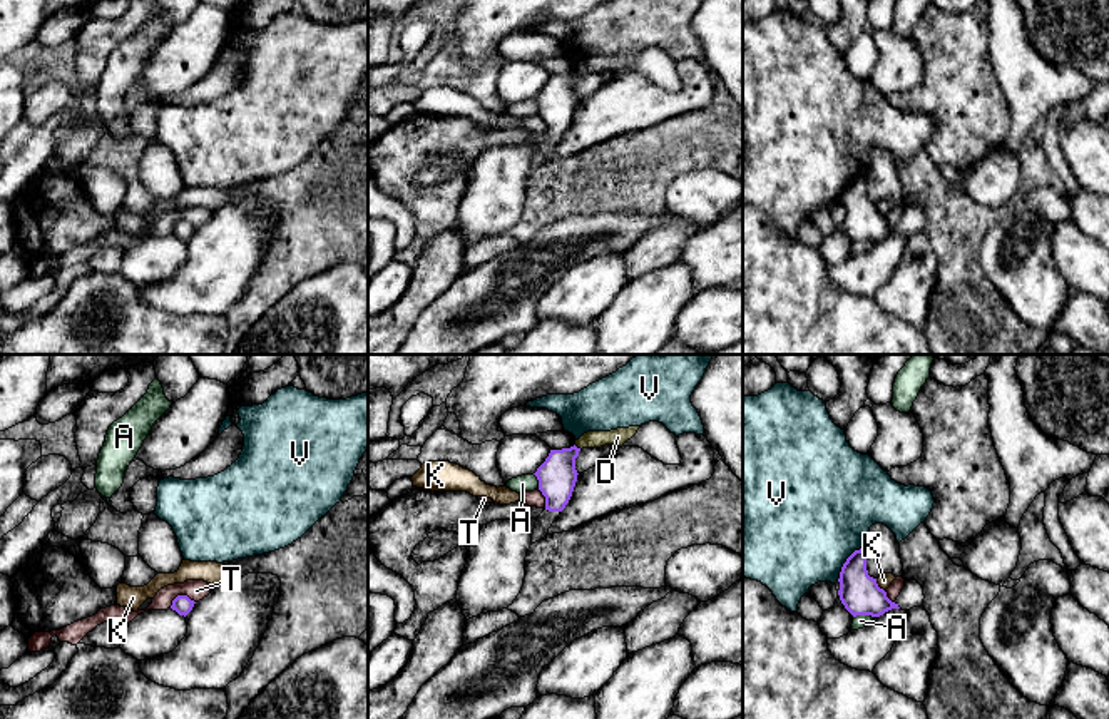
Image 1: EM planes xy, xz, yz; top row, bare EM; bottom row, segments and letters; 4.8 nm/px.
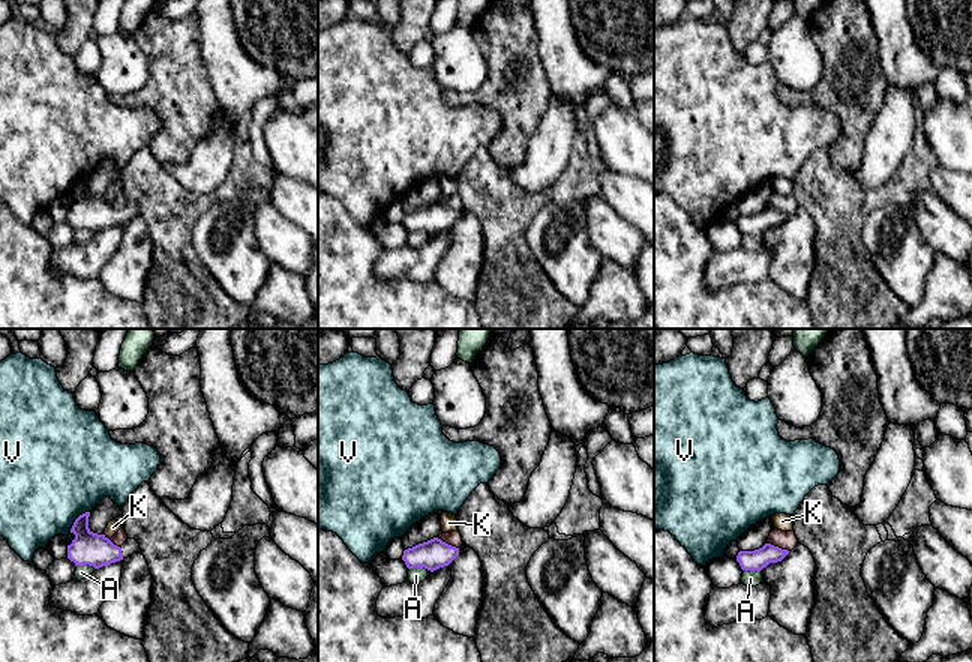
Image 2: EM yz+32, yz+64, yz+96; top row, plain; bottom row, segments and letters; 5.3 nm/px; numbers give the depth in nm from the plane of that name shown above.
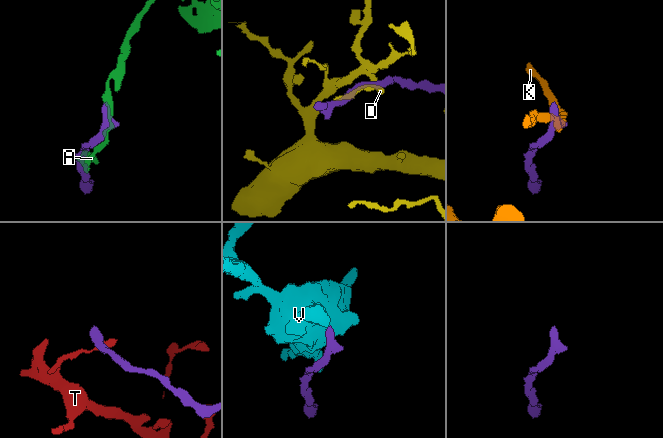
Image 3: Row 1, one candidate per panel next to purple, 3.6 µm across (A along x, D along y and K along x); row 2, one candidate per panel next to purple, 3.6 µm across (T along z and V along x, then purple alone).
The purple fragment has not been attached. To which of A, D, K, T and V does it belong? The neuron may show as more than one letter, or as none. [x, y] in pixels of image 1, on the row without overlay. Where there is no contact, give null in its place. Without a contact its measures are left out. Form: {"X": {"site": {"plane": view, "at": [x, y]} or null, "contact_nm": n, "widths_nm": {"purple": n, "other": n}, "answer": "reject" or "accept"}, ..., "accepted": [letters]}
{"A": {"site": {"plane": "yz", "at": [863, 239]}, "contact_nm": 100, "widths_nm": {"purple": 190, "other": 60}, "answer": "reject"}, "D": {"site": {"plane": "xz", "at": [576, 72]}, "contact_nm": 40, "widths_nm": {"purple": 190, "other": 80}, "answer": "reject"}, "K": {"site": {"plane": "yz", "at": [877, 211]}, "contact_nm": 80, "widths_nm": {"purple": 190, "other": 70}, "answer": "reject"}, "T": {"site": {"plane": "xy", "at": [179, 221]}, "contact_nm": 130, "widths_nm": {"purple": 90, "other": 100}, "answer": "reject"}, "V": {"site": {"plane": "yz", "at": [845, 188]}, "contact_nm": 200, "widths_nm": {"purple": 190, "other": 500}, "answer": "reject"}, "accepted": []}

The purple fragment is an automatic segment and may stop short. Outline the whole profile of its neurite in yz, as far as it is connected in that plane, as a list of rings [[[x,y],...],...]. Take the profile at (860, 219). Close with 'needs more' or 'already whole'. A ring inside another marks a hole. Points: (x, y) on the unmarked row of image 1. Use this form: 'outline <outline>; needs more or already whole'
outline [[[863,174],[855,176],[840,197],[840,226],[853,241],[880,242],[892,234],[910,236],[923,232],[923,212],[917,206],[905,206],[905,212],[895,227],[878,212],[876,204],[868,201],[866,179]]]; needs more

